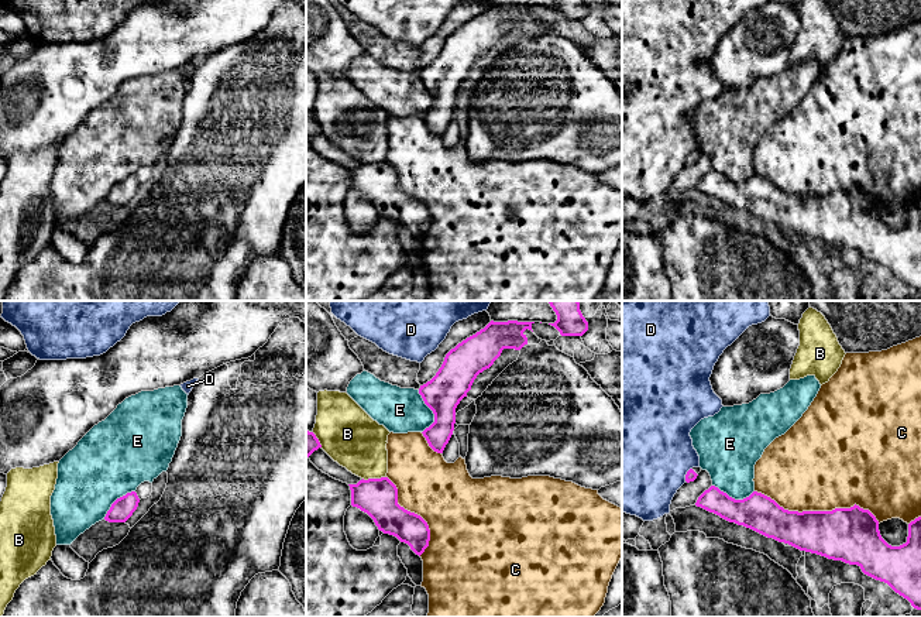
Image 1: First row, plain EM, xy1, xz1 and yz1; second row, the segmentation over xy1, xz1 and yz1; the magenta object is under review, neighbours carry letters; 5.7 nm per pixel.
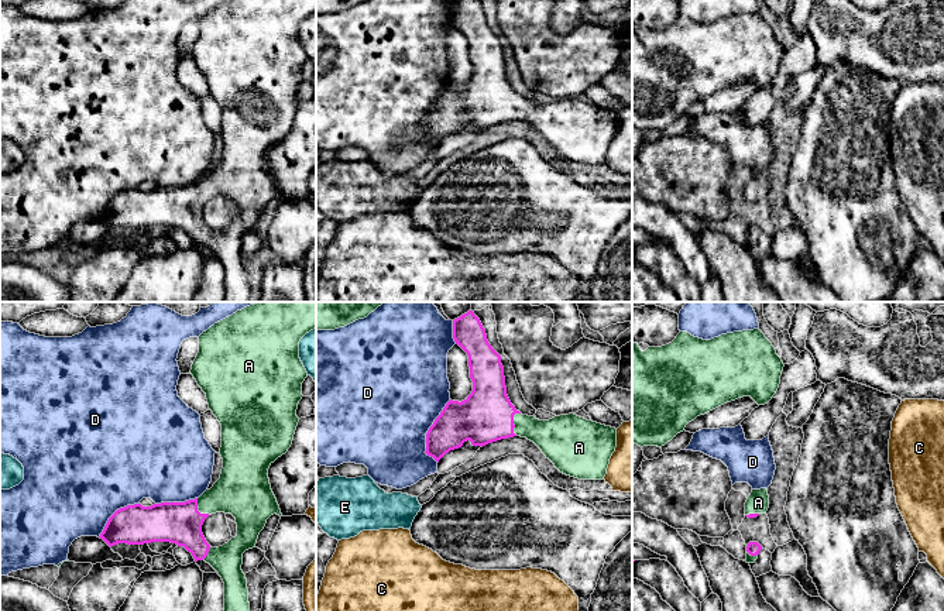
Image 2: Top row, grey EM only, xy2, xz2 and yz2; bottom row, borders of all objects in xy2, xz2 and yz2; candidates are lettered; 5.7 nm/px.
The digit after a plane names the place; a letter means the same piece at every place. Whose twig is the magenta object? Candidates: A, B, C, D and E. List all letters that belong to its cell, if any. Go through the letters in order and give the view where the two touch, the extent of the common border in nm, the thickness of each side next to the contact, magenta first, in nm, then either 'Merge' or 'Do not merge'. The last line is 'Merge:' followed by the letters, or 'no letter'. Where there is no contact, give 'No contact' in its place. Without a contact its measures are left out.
A: Touches magenta in xz2. Shared border 140 nm. Thickness 300 nm (magenta) against 200 nm. Merge
B: Touches magenta in xz1. Shared border 140 nm. Thickness 220 nm (magenta) against 320 nm. Do not merge
C: Touches magenta in yz1. Shared border 750 nm. Thickness 320 nm (magenta) against 500 nm. Do not merge
D: Touches magenta in xz2. Shared border 360 nm. Thickness 220 nm (magenta) against 480 nm. Do not merge
E: Touches magenta in xz1. Shared border 240 nm. Thickness 220 nm (magenta) against 260 nm. Do not merge
Merge: A

